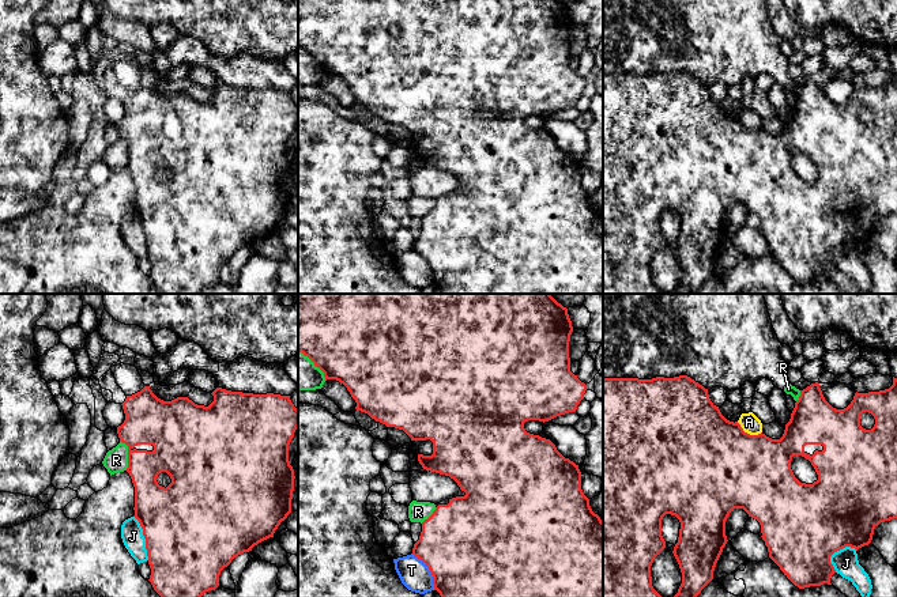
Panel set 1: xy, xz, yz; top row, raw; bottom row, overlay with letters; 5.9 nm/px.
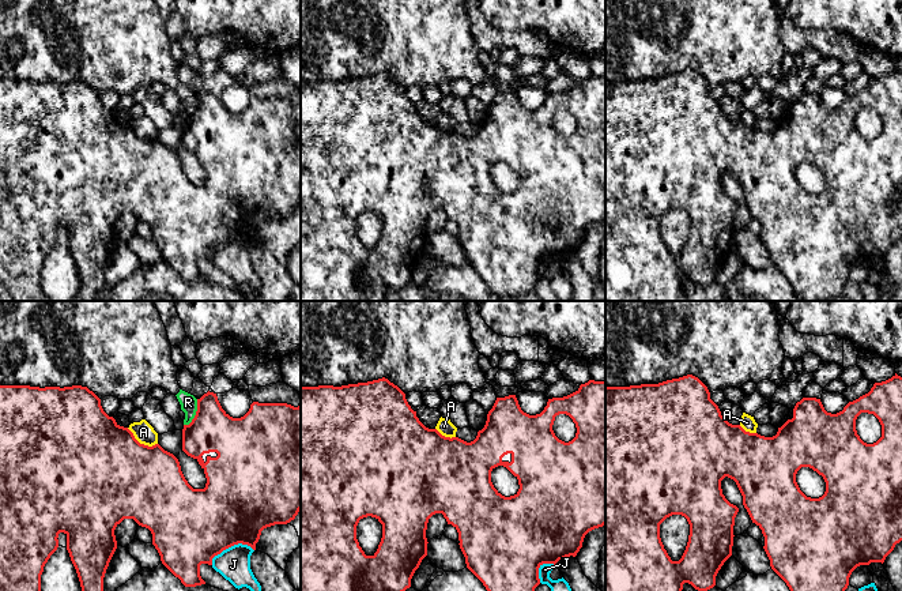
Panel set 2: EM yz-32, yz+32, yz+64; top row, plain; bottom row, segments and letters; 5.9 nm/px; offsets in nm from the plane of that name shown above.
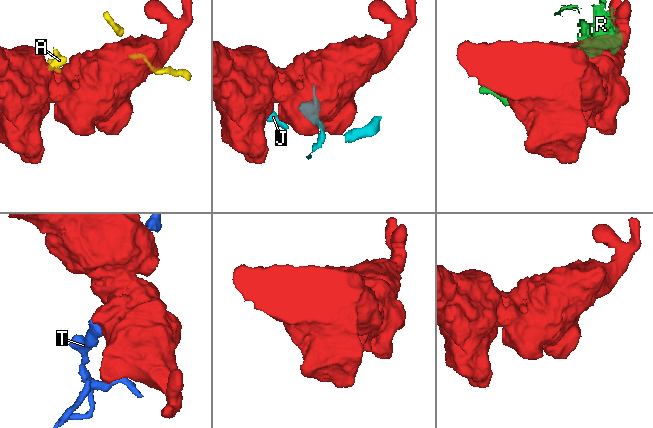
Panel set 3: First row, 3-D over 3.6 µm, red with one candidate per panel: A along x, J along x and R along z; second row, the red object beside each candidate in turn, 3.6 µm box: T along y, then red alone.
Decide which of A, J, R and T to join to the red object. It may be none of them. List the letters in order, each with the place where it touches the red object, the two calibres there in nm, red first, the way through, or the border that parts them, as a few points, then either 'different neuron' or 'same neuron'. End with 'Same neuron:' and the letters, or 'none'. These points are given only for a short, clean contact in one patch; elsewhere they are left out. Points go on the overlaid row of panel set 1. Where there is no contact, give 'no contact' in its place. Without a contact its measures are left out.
A: yz (749, 434) | 500/110 nm | along yz (737, 422), (750, 434), (761, 433) | different neuron
J: xy (144, 537) | 500/130 nm | along xy (134, 516), (142, 529), (149, 559) | different neuron
R: xy (128, 454) | 280/140 nm | different neuron
T: xz (429, 569) | 500/180 nm | along xz (411, 554), (428, 567), (434, 589) | different neuron
Same neuron: none

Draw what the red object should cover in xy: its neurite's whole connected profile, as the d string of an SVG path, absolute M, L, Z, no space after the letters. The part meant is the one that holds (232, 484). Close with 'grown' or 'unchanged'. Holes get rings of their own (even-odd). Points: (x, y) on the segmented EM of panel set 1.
M144 386L140 392L127 396L125 401L121 404L125 420L117 427L117 434L120 442L128 446L127 472L135 487L133 517L139 521L146 539L146 549L151 568L148 581L161 597L201 597L206 592L215 590L219 586L221 571L238 555L249 552L259 543L274 537L280 522L291 513L295 476L289 461L289 445L298 428L298 409L291 403L290 396L274 393L253 394L231 392L222 388L216 388L211 394L214 396L214 401L208 407L204 407L195 404L188 397L177 397L172 401L163 401L152 393L150 386ZM161 472L166 472L172 479L172 483L166 488L157 481Z; grown

